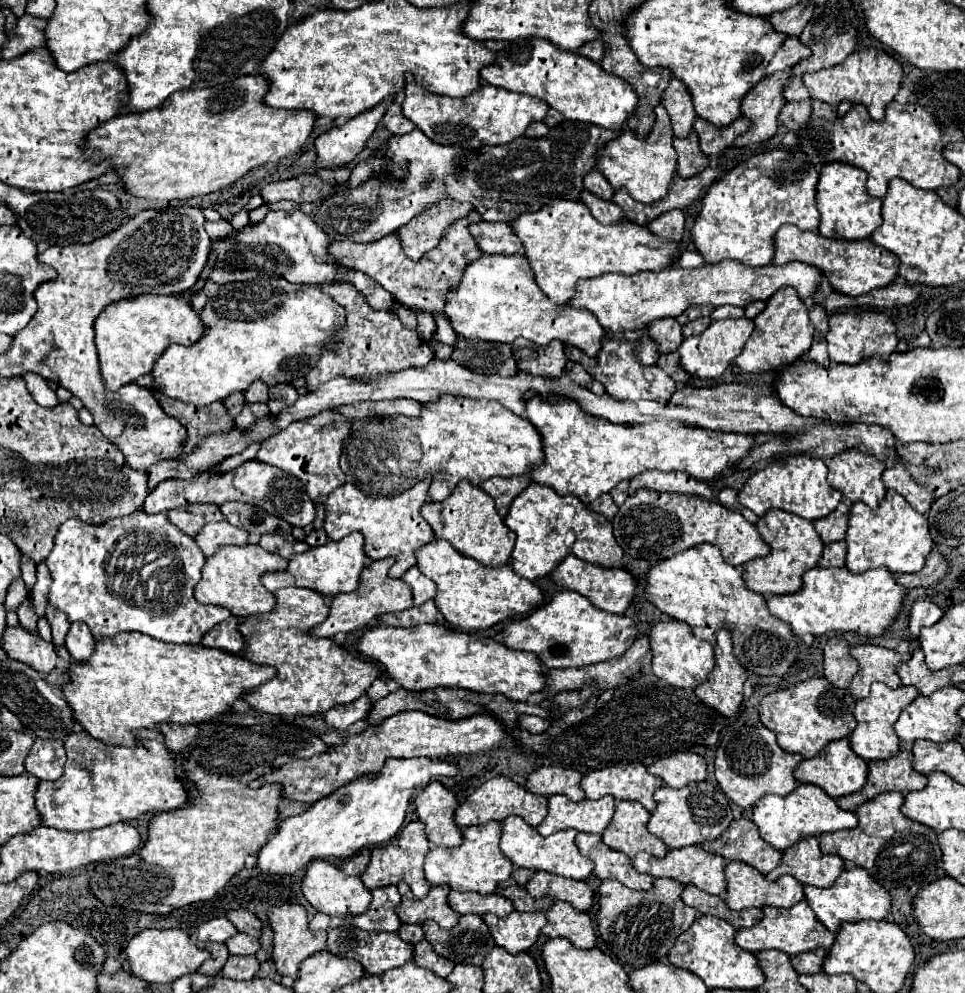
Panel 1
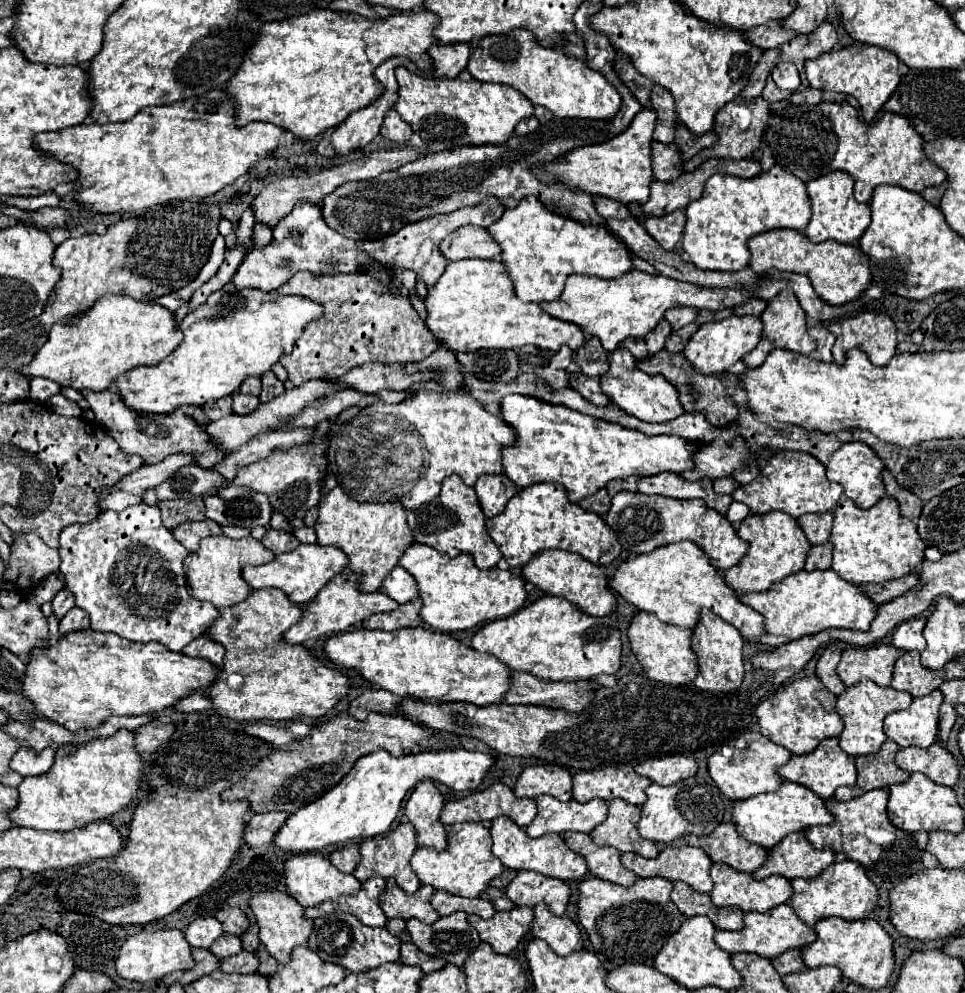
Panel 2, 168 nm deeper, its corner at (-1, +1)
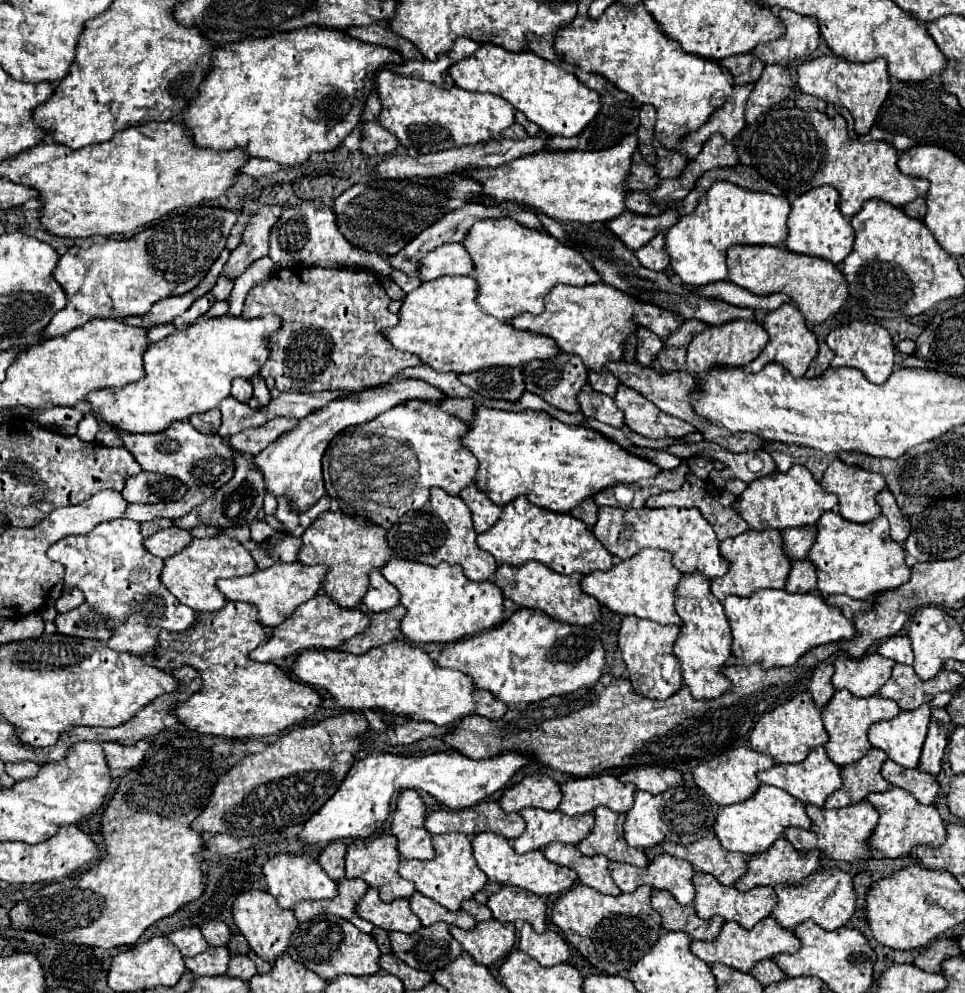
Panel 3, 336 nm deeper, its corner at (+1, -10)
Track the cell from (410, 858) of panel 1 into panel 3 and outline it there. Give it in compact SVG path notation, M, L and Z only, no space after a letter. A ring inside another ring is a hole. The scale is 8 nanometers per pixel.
M379 835L373 839L359 839L353 841L347 847L347 855L345 855L345 877L347 879L355 879L361 877L369 887L379 891L381 901L391 903L395 899L403 899L403 897L411 897L415 893L415 885L407 879L403 879L397 873L399 867L399 855L397 855L397 841L393 835Z

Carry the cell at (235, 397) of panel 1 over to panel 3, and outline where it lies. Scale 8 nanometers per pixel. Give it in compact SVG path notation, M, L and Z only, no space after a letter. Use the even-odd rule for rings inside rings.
M209 409L207 413L189 417L189 421L193 423L193 427L205 435L213 435L219 429L219 409Z

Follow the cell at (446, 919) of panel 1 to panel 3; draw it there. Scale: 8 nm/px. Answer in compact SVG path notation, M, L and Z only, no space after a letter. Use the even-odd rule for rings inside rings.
M367 889L363 899L357 903L355 913L373 923L375 927L381 927L385 931L401 931L401 933L415 933L419 925L419 917L411 913L407 899L395 899L393 903L379 901L377 889Z

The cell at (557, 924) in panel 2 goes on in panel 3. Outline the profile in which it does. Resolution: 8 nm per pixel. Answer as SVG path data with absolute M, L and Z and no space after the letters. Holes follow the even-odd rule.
M523 923L519 931L517 949L533 957L543 967L553 967L569 959L569 945L557 931L547 929L543 933L535 933L527 923Z

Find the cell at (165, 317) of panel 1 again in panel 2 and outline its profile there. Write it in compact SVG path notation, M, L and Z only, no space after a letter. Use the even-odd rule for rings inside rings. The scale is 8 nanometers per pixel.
M103 296L95 302L93 308L89 308L89 314L83 314L81 318L75 318L73 322L57 322L51 328L49 340L39 348L35 354L33 362L23 368L23 374L29 378L33 376L43 376L59 386L71 386L75 390L93 390L93 392L103 392L115 384L115 380L121 374L127 374L135 366L153 366L161 362L167 354L171 354L173 348L177 348L183 340L183 332L175 320L175 314L167 310L165 306L153 304L153 302L141 302L133 300L129 296Z

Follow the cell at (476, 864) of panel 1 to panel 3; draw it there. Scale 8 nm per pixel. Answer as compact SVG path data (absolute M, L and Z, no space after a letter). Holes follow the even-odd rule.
M463 833L449 835L433 835L435 857L431 861L407 861L403 859L399 865L399 875L407 881L415 883L415 889L445 907L447 911L457 911L465 899L471 899L477 891L481 891L487 883L485 873L475 865L475 857L471 853L471 841Z

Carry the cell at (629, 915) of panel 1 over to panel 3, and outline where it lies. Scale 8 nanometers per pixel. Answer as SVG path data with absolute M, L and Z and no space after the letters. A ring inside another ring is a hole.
M577 885L571 887L567 893L563 893L551 911L551 921L559 927L559 931L563 933L565 941L569 941L593 967L597 967L599 971L607 973L607 975L627 975L629 965L633 965L639 957L643 957L643 953L647 953L647 949L651 949L651 945L655 945L655 941L659 939L659 931L661 931L661 921L659 921L659 913L655 913L649 905L649 897L651 897L651 887L637 887L633 893L627 895L601 895L595 893L595 889L585 887L585 885Z

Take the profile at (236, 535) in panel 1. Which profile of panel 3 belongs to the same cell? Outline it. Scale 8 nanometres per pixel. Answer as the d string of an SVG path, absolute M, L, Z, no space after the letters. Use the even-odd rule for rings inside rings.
M171 527L171 529L161 529L161 531L157 531L151 537L145 537L143 545L145 545L145 549L149 553L165 559L165 557L175 555L183 547L187 547L191 539L193 537L189 535L189 531L183 531L179 527Z

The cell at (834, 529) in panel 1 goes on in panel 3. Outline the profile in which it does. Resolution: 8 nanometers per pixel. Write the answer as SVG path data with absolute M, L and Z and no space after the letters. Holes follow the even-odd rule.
M793 527L783 529L783 551L791 559L805 559L811 545L815 543L815 527Z

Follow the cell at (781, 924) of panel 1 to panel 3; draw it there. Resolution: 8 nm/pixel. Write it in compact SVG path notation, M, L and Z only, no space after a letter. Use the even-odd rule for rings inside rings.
M773 917L759 921L749 931L743 929L741 925L725 923L715 941L691 941L691 951L699 959L703 959L707 965L723 963L723 965L733 967L737 971L749 971L757 961L771 959L773 955L779 955L779 953L793 953L795 949L799 949L799 939L793 937L793 931L783 929Z

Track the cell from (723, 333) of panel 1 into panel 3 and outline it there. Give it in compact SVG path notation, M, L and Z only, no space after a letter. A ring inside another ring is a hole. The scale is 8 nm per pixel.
M729 321L723 325L707 327L697 333L687 345L687 369L695 375L705 373L705 369L713 369L715 365L749 365L767 345L769 335L757 321Z

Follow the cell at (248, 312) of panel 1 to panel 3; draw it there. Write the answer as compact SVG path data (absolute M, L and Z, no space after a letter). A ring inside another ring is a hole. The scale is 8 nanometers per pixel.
M223 315L217 319L199 319L183 331L149 343L143 353L145 377L119 389L99 389L87 395L91 415L113 429L125 433L159 433L173 421L183 421L195 413L205 413L229 395L235 377L251 379L267 361L265 335L277 331L279 317L243 319Z

